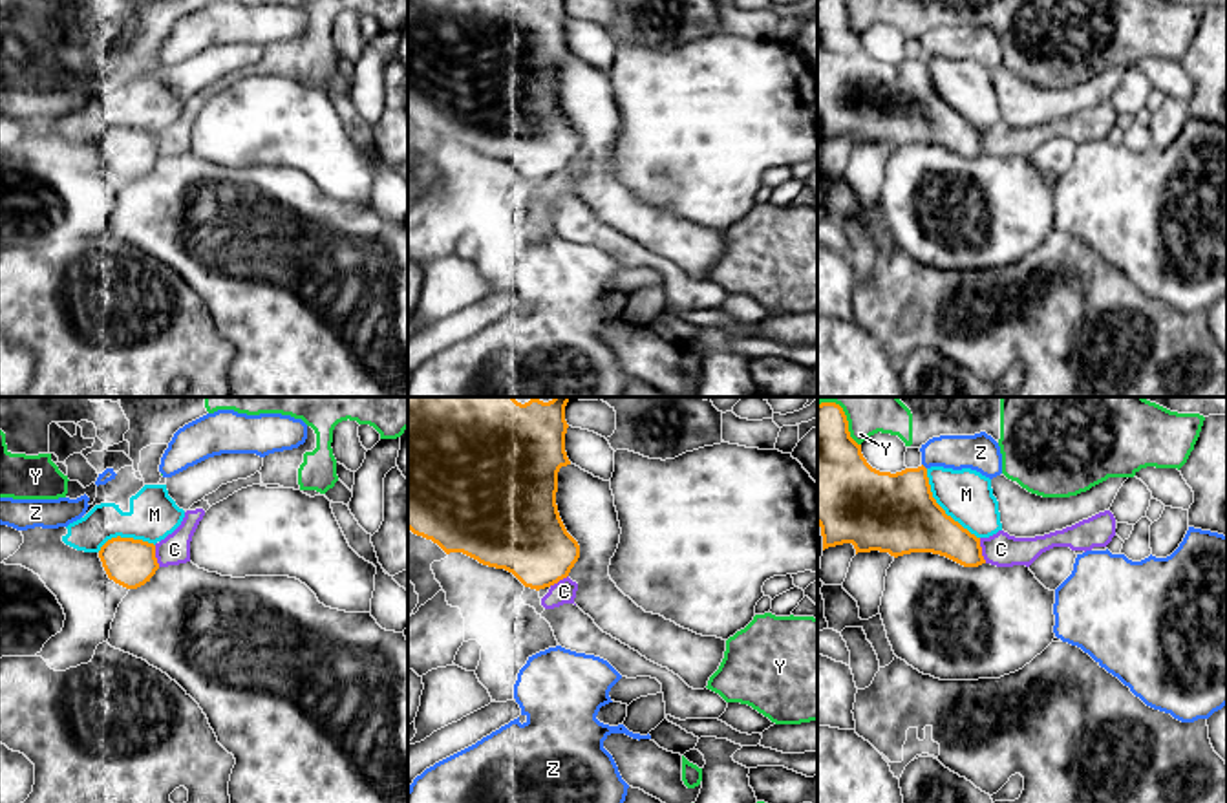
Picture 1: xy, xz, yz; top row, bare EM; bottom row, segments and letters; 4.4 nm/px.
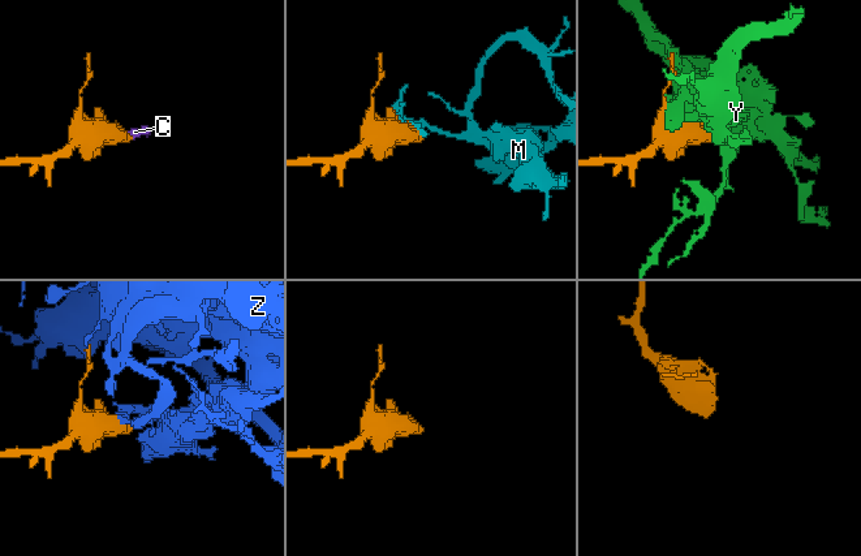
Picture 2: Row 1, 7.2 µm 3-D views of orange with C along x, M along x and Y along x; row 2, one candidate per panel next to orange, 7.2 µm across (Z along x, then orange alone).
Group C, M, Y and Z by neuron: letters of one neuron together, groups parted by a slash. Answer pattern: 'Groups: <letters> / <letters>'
Groups: C Y / M / Z

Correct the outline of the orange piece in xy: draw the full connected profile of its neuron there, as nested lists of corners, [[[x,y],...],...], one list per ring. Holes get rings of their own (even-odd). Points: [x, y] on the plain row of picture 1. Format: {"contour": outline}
{"contour": [[[133,128],[108,130],[101,137],[99,148],[108,168],[126,179],[144,176],[159,159],[155,135]]]}

